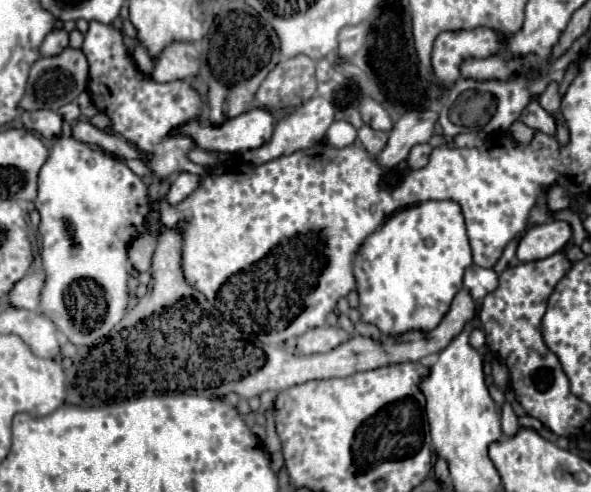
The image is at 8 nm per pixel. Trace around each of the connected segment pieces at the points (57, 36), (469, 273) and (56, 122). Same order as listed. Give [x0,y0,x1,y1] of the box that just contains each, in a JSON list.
[[41,28,69,56],[463,266,497,302],[21,110,61,138]]

